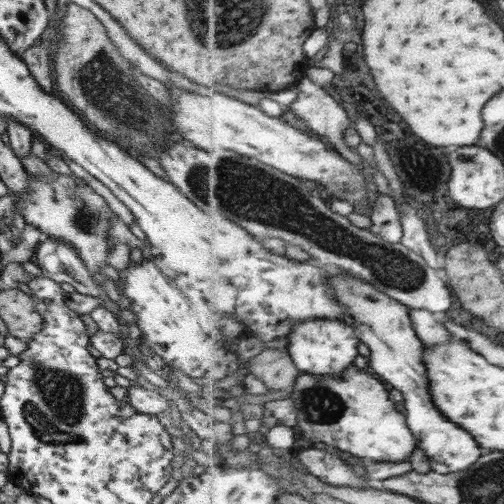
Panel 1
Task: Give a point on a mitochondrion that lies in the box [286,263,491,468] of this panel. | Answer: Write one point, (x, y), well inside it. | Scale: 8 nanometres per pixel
(321, 406)

